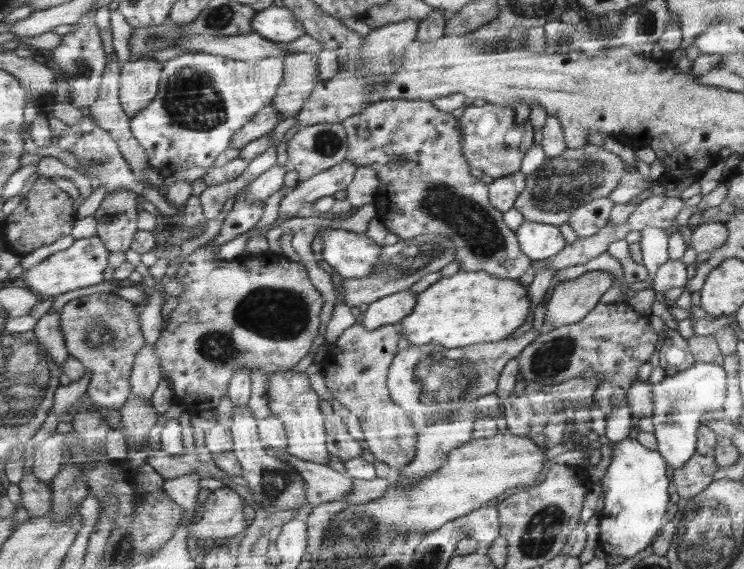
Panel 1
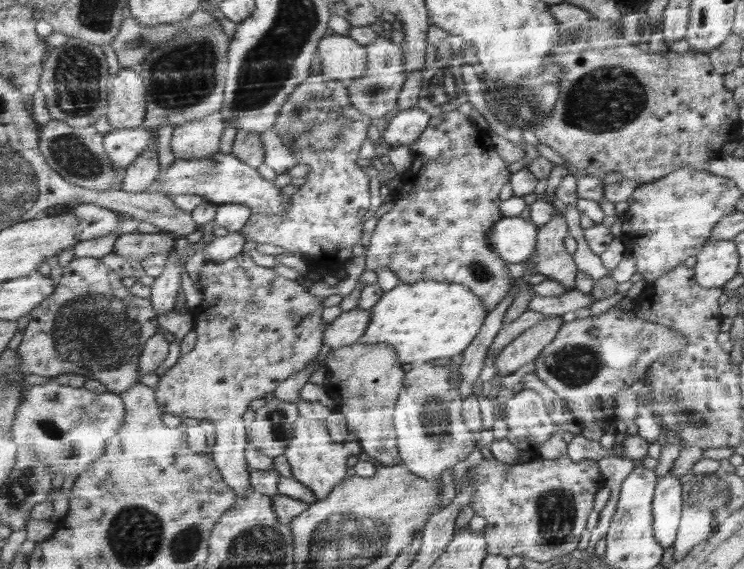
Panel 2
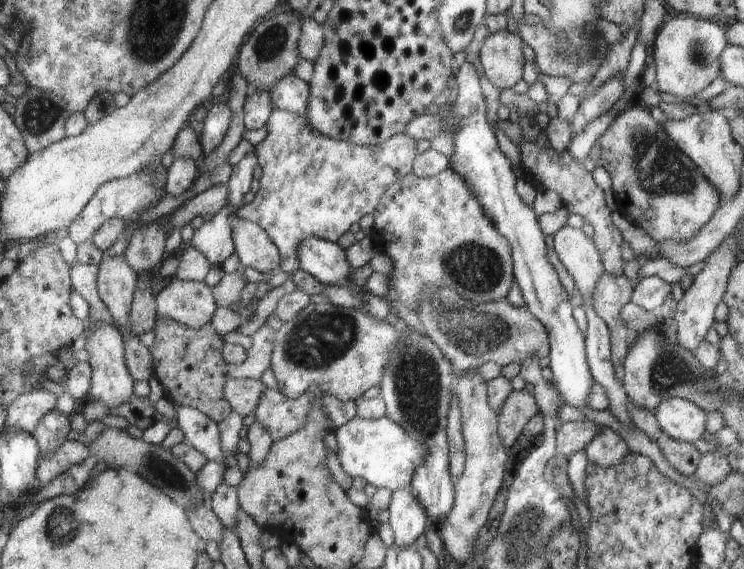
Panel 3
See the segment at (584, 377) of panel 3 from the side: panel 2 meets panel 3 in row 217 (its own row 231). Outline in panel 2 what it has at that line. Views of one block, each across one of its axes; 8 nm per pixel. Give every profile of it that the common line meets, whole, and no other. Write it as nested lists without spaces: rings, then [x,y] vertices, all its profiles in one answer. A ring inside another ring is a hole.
[[[503,217],[488,233],[488,244],[508,263],[522,263],[533,254],[536,245],[536,226],[516,217]]]

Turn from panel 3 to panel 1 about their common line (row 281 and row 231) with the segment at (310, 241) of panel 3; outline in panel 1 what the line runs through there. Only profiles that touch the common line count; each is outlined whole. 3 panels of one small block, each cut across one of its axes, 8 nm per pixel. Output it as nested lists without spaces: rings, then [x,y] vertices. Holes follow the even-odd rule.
[[[327,228],[321,230],[317,237],[324,244],[321,256],[342,277],[366,278],[375,270],[380,254],[383,254],[382,246],[377,246],[364,233]]]

